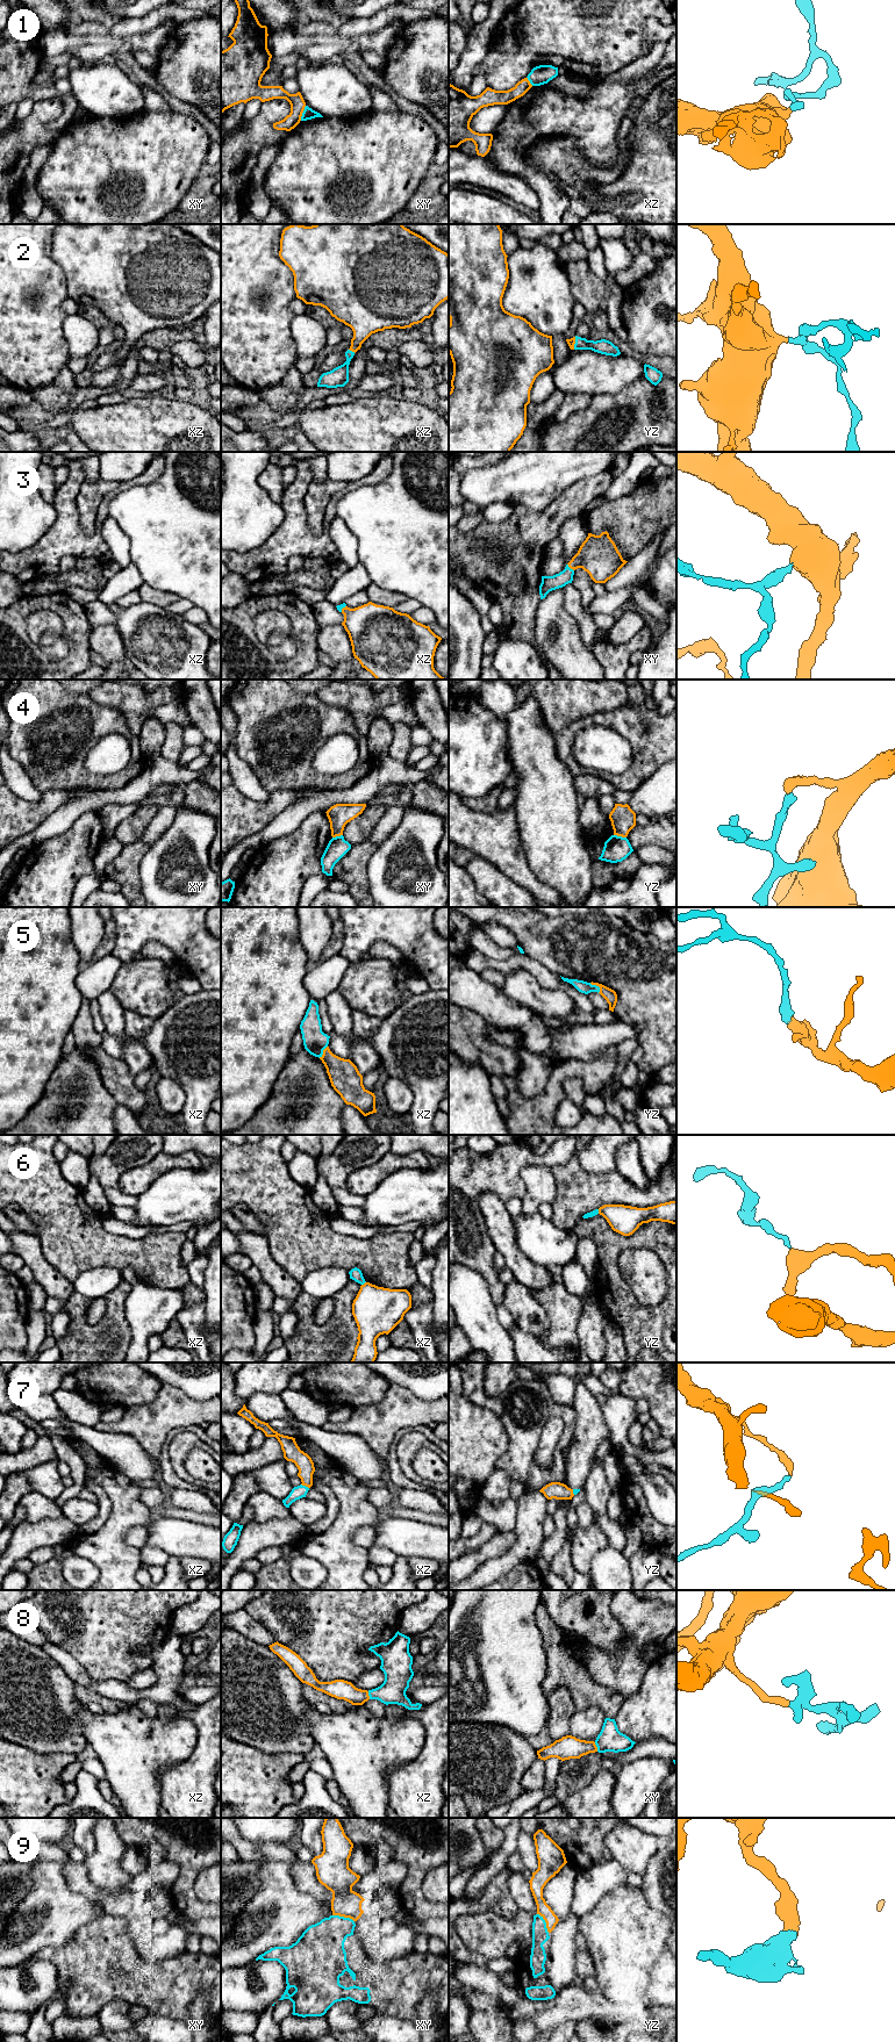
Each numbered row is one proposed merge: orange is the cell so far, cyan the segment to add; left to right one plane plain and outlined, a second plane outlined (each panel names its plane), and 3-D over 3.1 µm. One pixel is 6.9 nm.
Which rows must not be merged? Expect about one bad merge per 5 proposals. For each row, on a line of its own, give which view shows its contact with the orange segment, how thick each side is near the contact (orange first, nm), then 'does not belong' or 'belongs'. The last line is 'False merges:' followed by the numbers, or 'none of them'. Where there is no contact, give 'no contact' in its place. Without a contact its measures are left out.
1: meets orange in xy; 100 nm thick on the orange side, 80 nm on the other; does not belong
2: meets orange in xz; 240 nm thick on the orange side, 140 nm on the other; belongs
3: meets orange in xy; 280 nm thick on the orange side, 110 nm on the other; belongs
4: meets orange in yz; 180 nm thick on the orange side, 180 nm on the other; does not belong
5: meets orange in yz; 90 nm thick on the orange side, 80 nm on the other; belongs
6: meets orange in xz; 340 nm thick on the orange side, 90 nm on the other; belongs
7: meets orange in xz; 120 nm thick on the orange side, 90 nm on the other; belongs
8: meets orange in xy; 160 nm thick on the orange side, 170 nm on the other; belongs
9: meets orange in xy; 200 nm thick on the orange side, 300 nm on the other; does not belong
False merges: 1, 4, 9

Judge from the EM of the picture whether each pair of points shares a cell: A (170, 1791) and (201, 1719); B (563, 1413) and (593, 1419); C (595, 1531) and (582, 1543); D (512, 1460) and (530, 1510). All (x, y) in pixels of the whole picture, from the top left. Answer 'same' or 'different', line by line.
A: same
B: different
C: same
D: different

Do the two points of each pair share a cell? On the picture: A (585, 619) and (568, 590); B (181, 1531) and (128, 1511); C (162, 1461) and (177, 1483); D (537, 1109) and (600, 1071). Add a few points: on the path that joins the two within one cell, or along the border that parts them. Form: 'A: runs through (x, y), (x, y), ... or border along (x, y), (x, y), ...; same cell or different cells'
A: runs through (579, 612), (572, 603), (572, 597); same cell
B: border along (154, 1517), (147, 1526); different cells
C: runs through (165, 1467), (166, 1473), (171, 1478); same cell
D: runs through (555, 1092), (555, 1085), (568, 1071), (582, 1071); same cell

